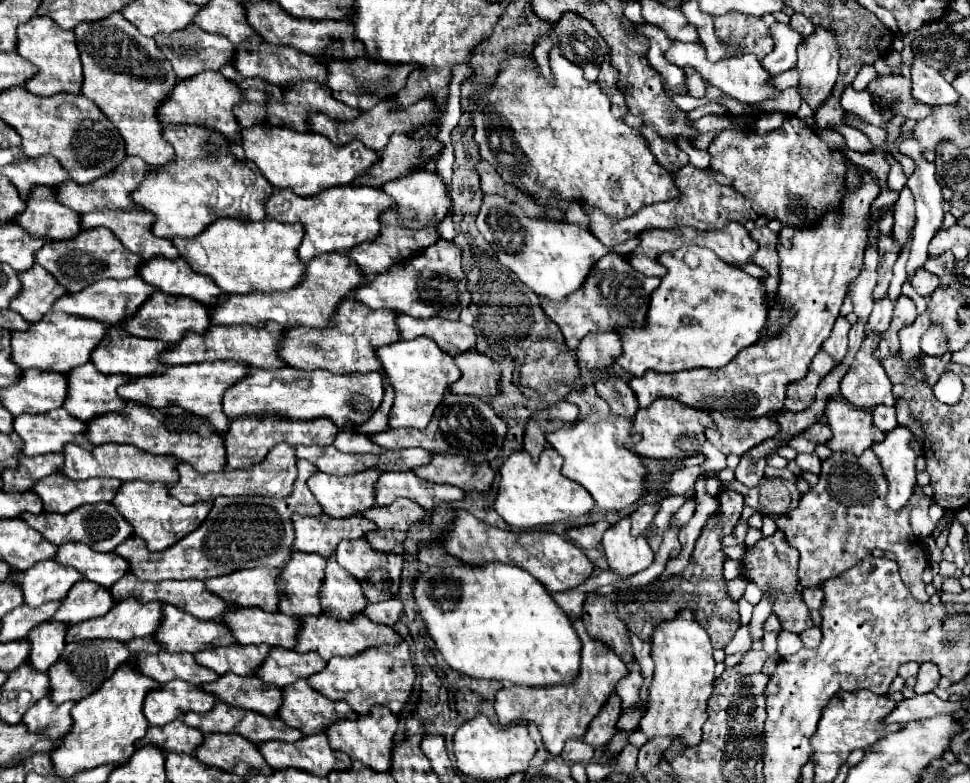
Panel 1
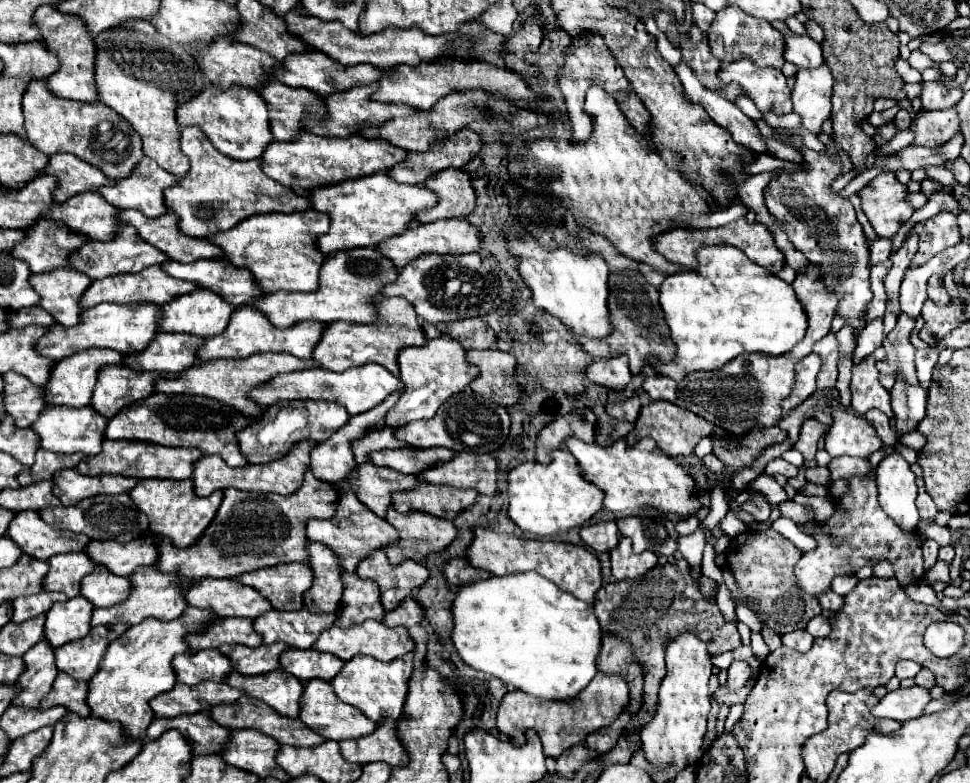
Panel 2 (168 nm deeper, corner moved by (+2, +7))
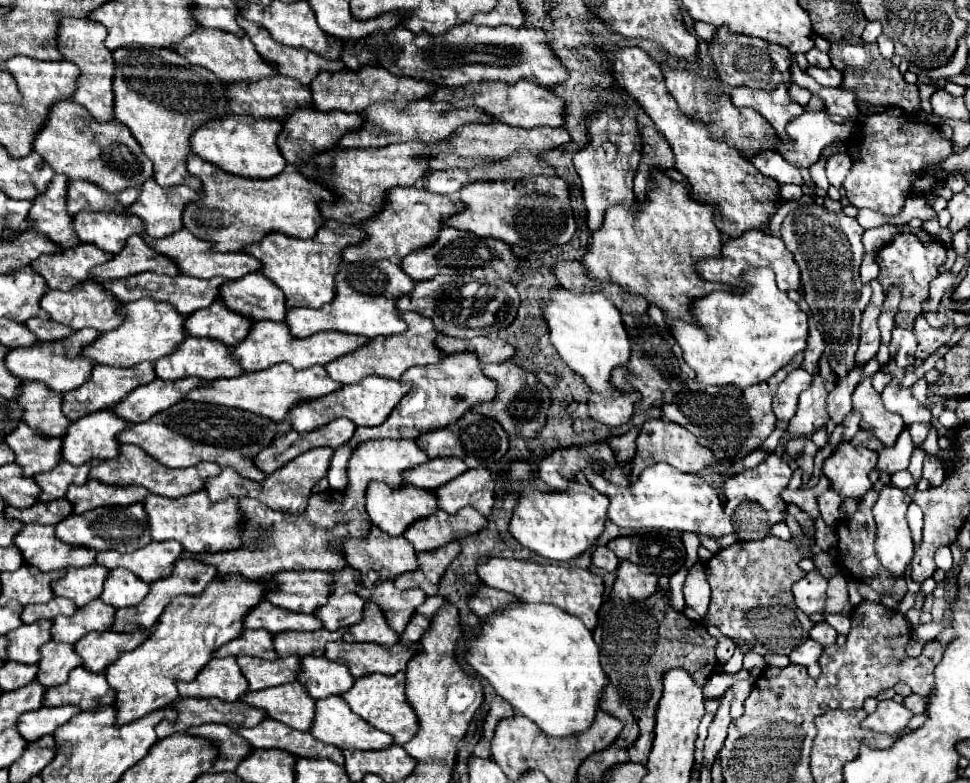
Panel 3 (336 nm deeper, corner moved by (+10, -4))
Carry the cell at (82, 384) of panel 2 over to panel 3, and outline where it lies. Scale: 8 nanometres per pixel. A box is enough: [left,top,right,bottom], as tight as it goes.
[62,362,156,422]

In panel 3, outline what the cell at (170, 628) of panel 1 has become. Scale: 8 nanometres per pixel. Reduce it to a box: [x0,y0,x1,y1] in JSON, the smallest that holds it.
[214,630,278,660]

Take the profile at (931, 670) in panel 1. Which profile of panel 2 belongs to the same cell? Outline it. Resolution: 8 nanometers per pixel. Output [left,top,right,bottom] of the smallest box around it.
[914,669,936,689]

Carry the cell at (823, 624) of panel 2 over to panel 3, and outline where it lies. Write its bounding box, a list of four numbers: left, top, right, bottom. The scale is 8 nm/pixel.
[810,622,838,646]

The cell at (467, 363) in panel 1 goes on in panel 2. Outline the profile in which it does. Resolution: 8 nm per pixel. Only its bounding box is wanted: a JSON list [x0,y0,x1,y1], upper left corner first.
[466,349,520,407]

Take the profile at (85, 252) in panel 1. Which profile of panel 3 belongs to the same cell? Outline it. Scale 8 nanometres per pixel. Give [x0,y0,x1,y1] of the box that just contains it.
[92,234,180,282]

